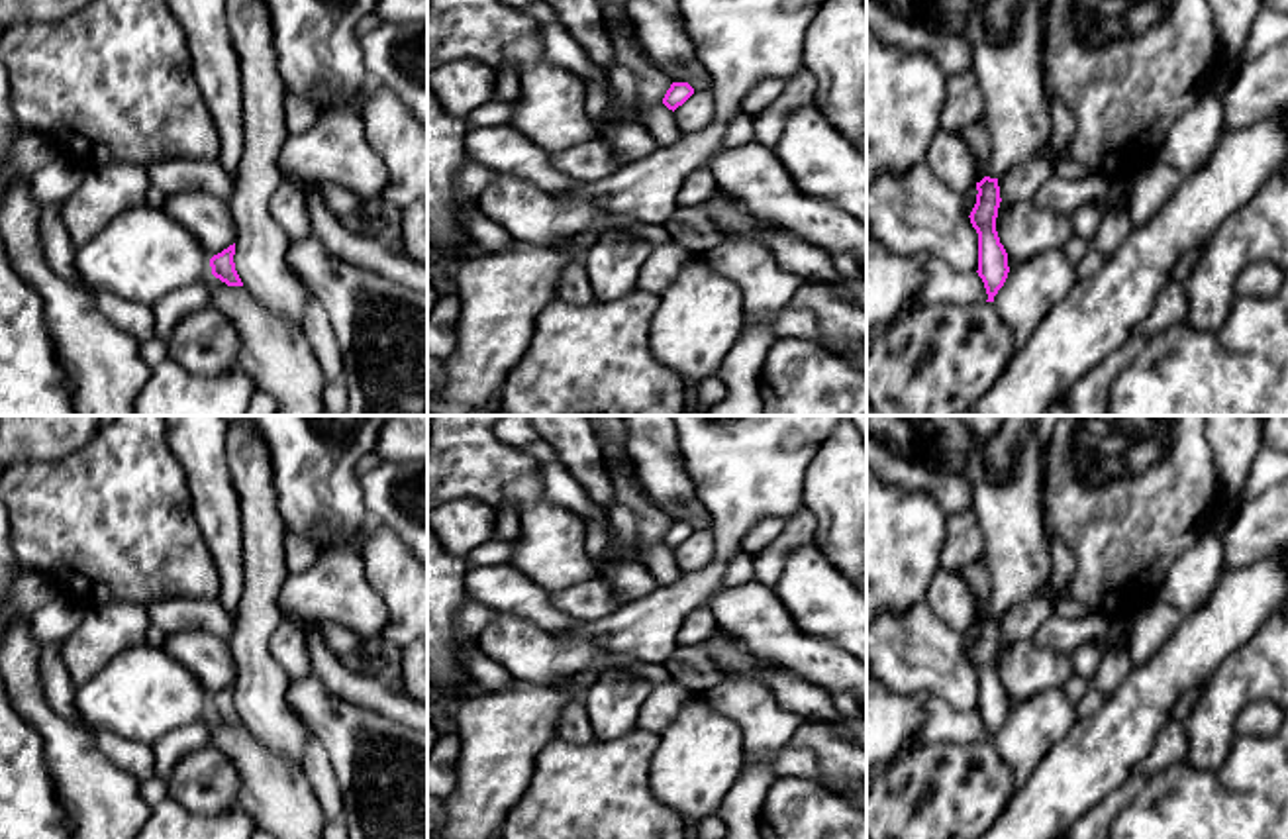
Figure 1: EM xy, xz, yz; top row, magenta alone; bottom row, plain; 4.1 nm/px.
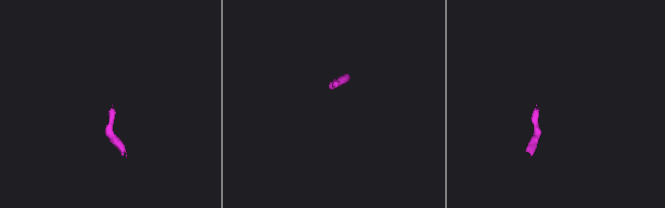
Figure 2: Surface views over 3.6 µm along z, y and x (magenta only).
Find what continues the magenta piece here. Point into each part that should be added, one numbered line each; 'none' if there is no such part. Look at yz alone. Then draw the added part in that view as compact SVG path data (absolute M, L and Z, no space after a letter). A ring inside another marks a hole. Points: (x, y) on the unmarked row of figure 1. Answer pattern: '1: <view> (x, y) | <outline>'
1: yz (1008, 510) | M1033 431L1016 447L1014 465L1000 478L988 472L988 437L970 435L966 470L970 512L984 537L992 588L986 616L1000 617L1012 604L1051 582L1051 545L1041 516L1041 451Z

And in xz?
none

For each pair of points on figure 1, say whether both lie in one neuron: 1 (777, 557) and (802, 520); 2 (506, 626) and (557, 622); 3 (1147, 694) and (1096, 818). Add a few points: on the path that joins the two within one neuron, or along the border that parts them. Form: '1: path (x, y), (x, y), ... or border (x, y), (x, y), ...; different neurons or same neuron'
1: path (781, 547), (798, 530); same neuron
2: border (498, 612), (526, 616), (553, 634); different neurons
3: border (1136, 765), (1116, 789), (1079, 818); different neurons

